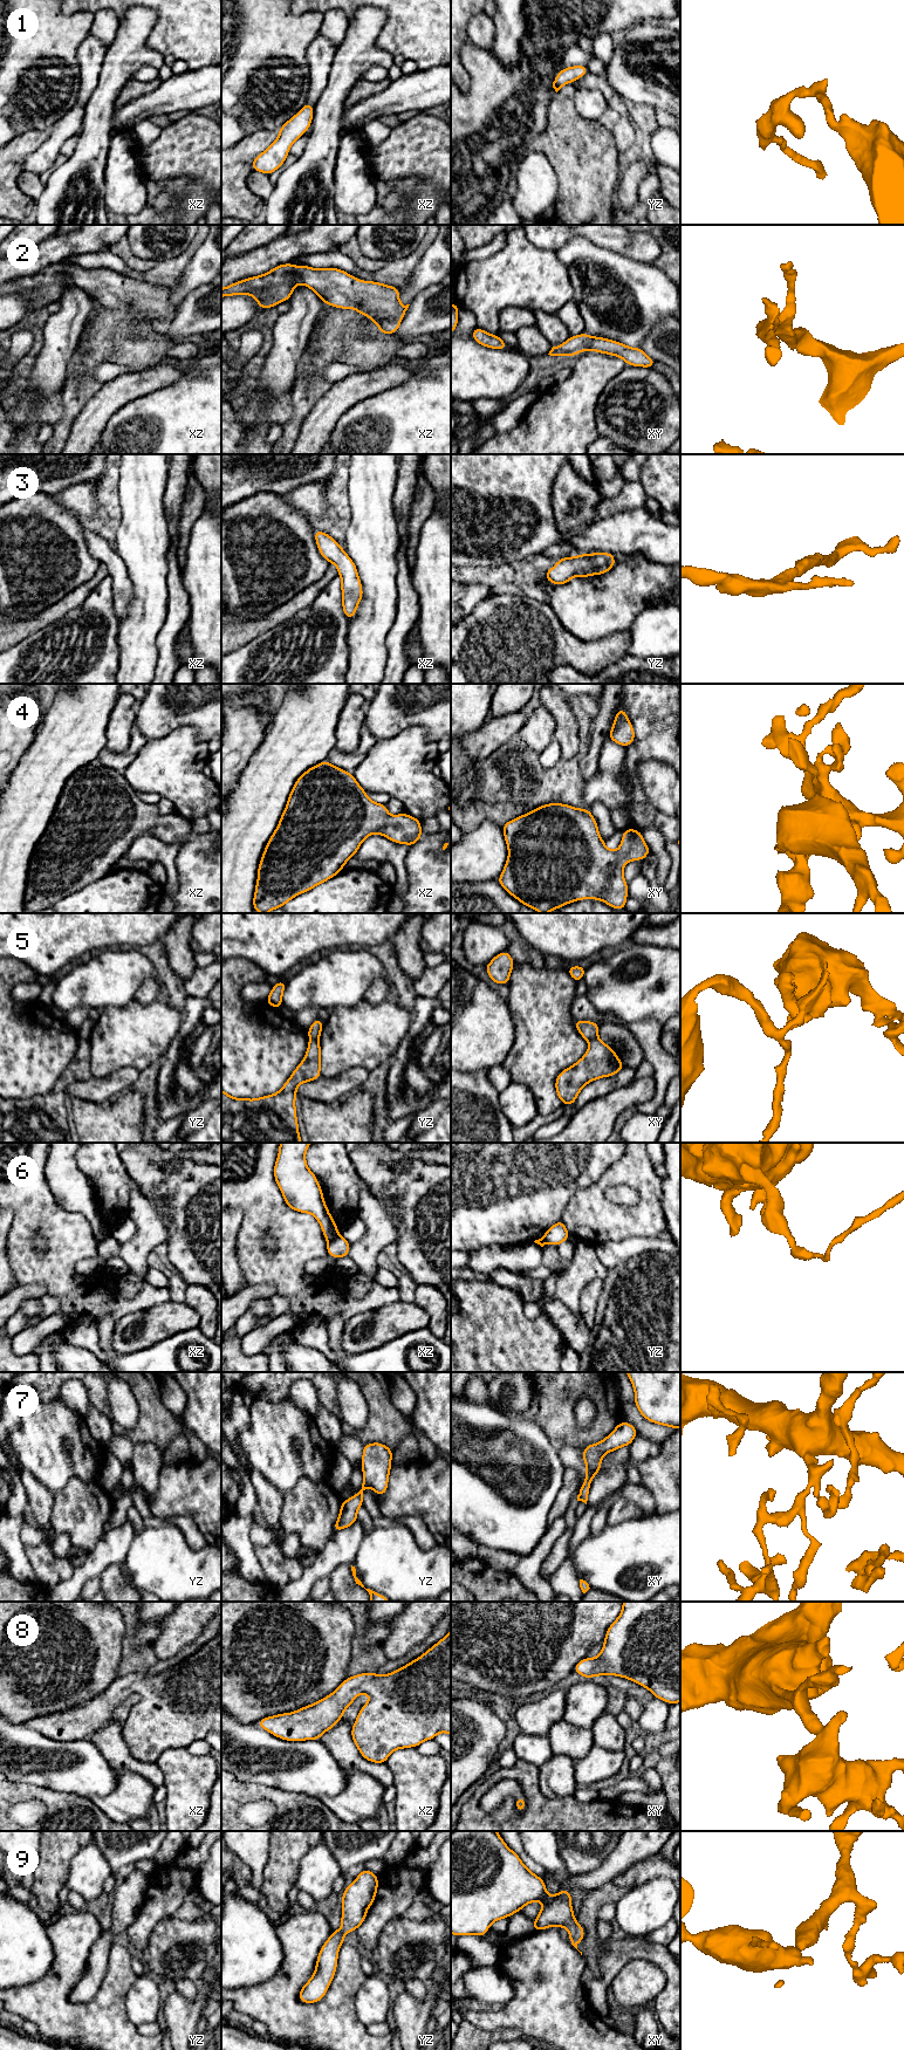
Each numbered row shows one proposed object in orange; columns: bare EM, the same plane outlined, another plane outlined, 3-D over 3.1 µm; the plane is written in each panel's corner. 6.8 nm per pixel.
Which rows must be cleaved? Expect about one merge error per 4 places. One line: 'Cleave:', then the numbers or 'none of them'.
Cleave: 5, 6

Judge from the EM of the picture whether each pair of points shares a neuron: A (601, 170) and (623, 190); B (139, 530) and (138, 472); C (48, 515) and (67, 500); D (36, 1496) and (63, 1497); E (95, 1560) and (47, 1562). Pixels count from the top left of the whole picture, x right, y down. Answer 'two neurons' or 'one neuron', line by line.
A: two neurons
B: one neuron
C: two neurons
D: two neurons
E: two neurons

